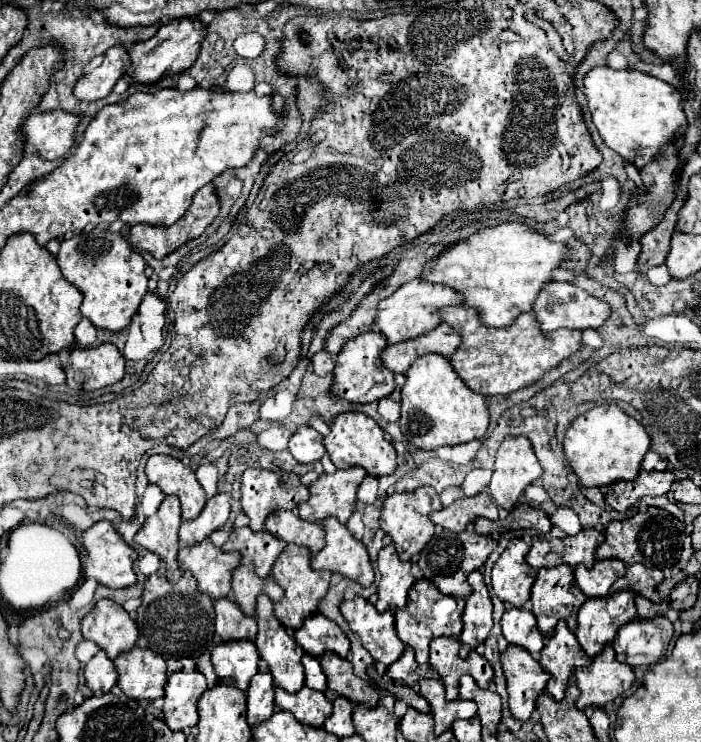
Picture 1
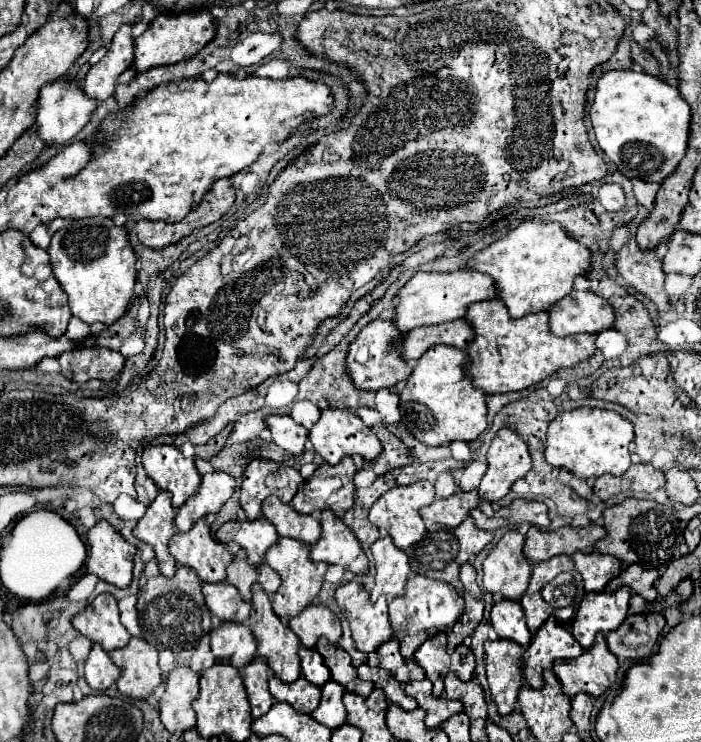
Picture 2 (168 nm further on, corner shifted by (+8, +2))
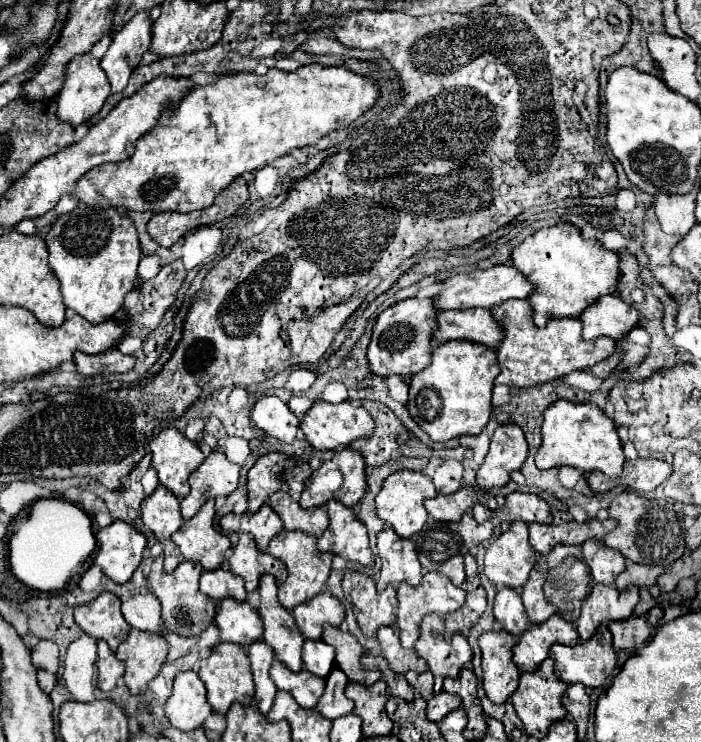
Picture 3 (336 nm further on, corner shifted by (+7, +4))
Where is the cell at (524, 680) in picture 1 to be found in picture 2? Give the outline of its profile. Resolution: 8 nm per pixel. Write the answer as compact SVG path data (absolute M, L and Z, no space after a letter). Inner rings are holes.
M487 640L485 646L485 668L491 698L501 716L515 710L519 688L523 686L521 670L523 648L511 640Z

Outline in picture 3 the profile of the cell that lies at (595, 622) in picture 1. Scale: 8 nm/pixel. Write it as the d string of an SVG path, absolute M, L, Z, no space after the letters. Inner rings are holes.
M594 584L590 596L582 602L582 612L576 628L580 640L590 640L602 622L630 618L636 604L638 604L636 586L616 590L614 586Z

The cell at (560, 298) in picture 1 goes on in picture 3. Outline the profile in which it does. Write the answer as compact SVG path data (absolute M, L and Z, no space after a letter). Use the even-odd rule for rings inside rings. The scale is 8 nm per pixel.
M608 294L592 302L582 314L582 338L596 340L608 336L620 340L640 320L640 314L630 304L622 302L616 294Z

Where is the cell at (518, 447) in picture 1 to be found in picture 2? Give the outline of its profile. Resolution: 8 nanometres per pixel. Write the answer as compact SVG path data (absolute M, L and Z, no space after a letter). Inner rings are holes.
M501 428L487 452L487 472L479 484L479 496L495 502L507 496L513 482L531 470L527 444L511 428Z

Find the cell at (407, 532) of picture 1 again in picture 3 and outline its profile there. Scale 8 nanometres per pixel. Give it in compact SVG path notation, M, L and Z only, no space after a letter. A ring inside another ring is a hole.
M400 470L390 474L384 480L382 490L376 496L376 514L380 520L384 520L386 524L390 524L398 536L402 538L412 538L414 534L418 534L426 520L428 520L428 512L424 508L424 500L426 498L434 498L436 496L436 488L432 484L432 480L420 472L408 472L408 470Z

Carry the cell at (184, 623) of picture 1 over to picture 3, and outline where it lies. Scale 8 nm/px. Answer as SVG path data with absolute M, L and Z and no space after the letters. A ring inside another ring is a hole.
M162 556L154 558L152 570L148 574L148 586L150 586L150 592L162 604L162 622L168 632L176 632L178 636L190 638L190 636L198 636L214 622L216 602L198 590L200 574L202 574L202 568L196 562L182 562L172 574L166 574L162 570Z

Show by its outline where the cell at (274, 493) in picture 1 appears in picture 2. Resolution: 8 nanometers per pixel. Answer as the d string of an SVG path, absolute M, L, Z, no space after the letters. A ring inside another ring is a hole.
M265 458L251 460L243 472L241 498L239 498L241 508L247 514L247 520L259 518L261 502L271 494L279 496L285 504L289 504L297 494L301 482L303 476L299 474L299 470L291 466L277 464Z

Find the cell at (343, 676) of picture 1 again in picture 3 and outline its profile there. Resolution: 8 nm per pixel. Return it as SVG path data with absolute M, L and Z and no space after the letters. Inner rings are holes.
M324 626L322 640L336 650L336 666L348 676L350 682L362 684L362 686L372 686L376 684L382 676L380 672L370 672L360 666L360 656L362 656L362 646L350 632L342 632L340 628Z

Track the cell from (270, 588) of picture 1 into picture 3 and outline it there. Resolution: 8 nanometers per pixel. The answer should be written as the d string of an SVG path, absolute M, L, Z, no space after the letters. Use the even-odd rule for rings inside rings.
M240 534L232 556L228 558L228 566L234 576L244 578L248 592L254 592L258 588L258 580L262 574L272 574L278 584L286 580L284 564L266 552L258 552L252 536L248 534Z

